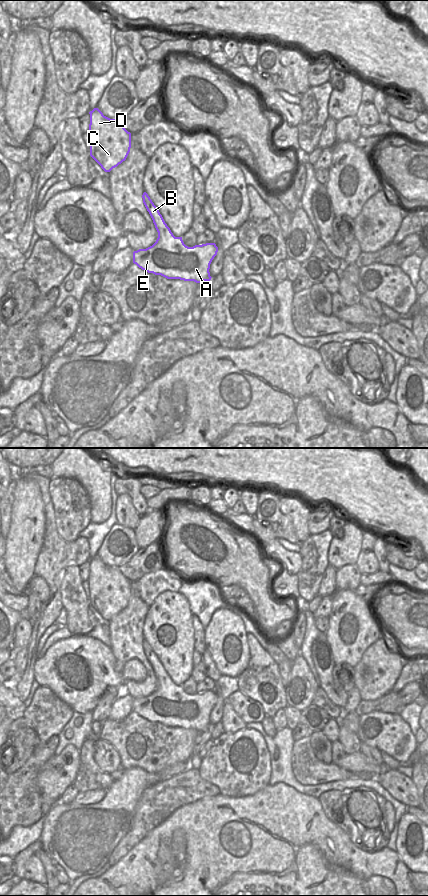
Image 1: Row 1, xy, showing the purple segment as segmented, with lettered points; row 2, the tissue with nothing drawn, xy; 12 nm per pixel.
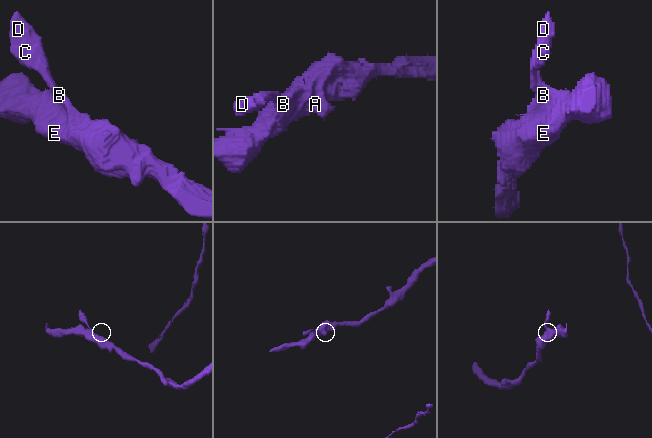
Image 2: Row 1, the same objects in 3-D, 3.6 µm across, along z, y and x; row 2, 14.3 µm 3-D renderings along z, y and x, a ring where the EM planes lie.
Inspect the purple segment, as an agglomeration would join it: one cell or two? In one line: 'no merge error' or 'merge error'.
no merge error

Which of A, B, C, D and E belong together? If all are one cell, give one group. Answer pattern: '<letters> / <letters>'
A B C D E

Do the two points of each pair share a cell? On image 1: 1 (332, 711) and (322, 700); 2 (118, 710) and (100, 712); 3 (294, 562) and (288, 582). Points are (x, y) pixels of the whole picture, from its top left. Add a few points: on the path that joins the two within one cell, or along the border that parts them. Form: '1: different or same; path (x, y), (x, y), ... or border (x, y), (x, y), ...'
1: same; path (330, 708), (325, 703)
2: different; border (117, 697), (113, 701), (107, 717)
3: different; border (281, 567), (290, 574), (296, 575)

